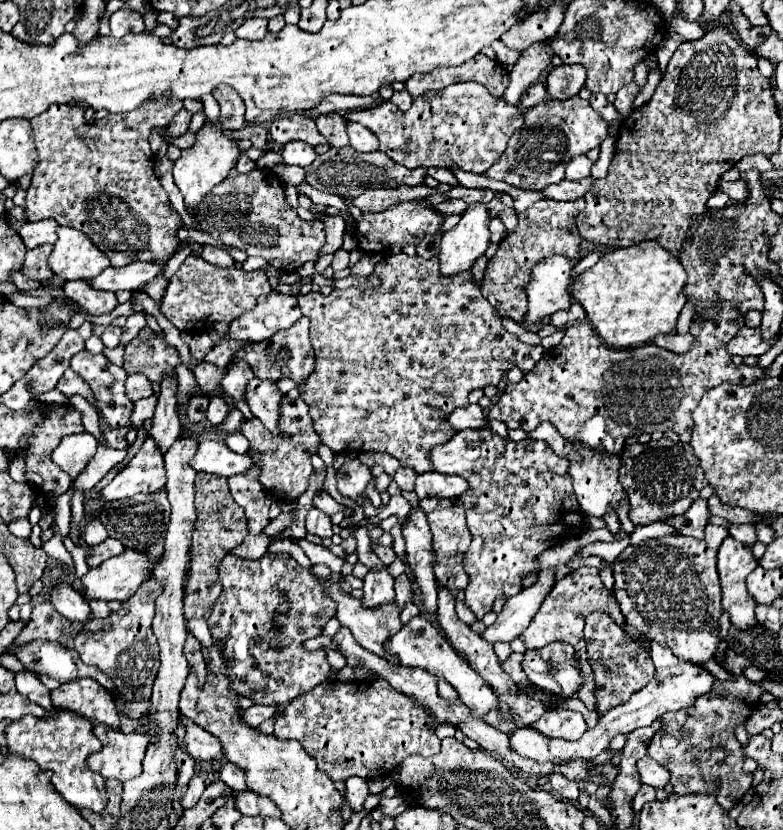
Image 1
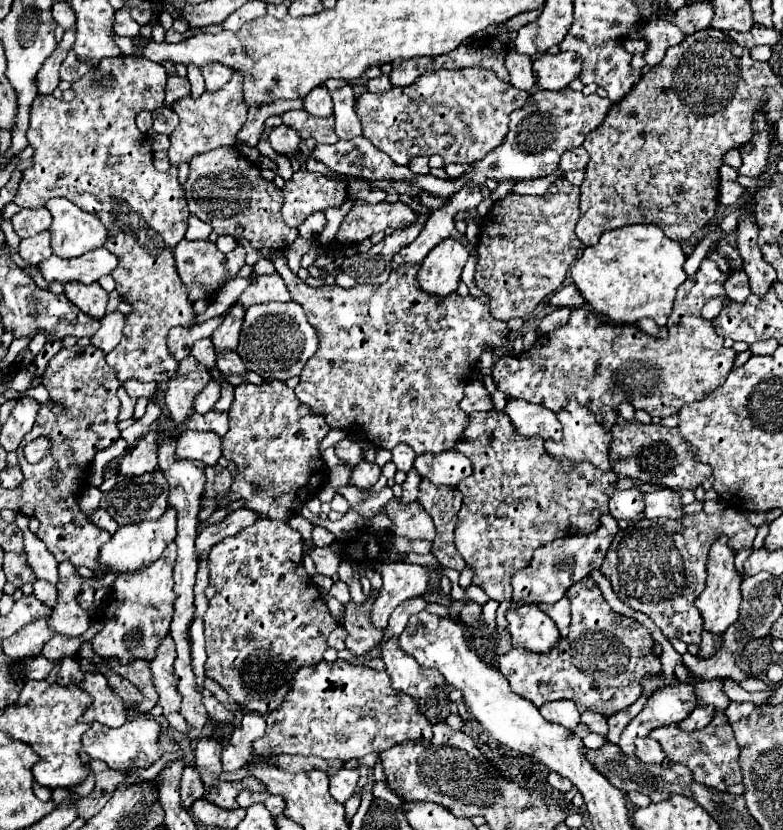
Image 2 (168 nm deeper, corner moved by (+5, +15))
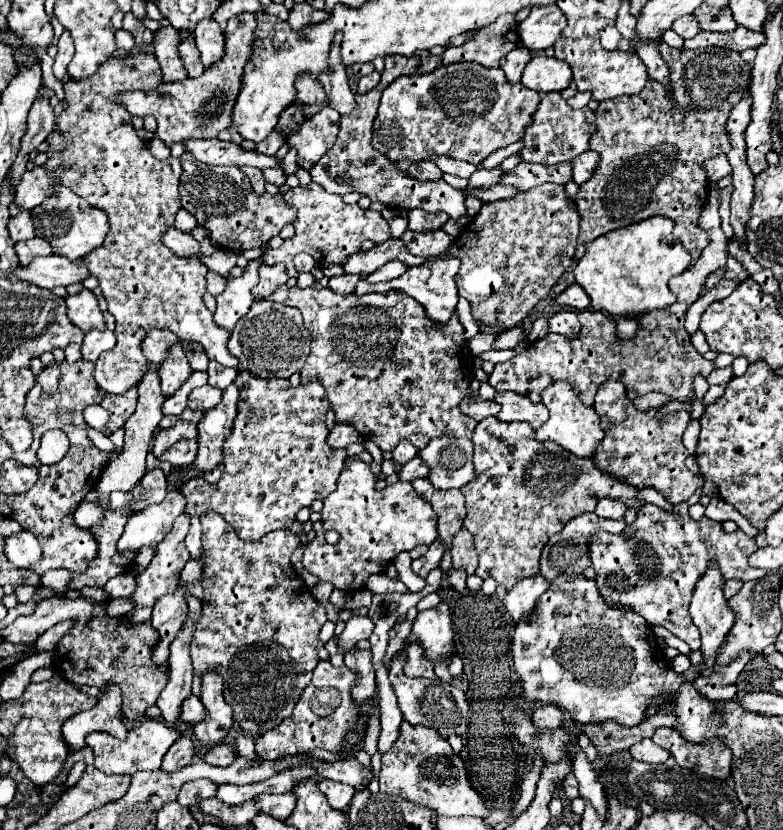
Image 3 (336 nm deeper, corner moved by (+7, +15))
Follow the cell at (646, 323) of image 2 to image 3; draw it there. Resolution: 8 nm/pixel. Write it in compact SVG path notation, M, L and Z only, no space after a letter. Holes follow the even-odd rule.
M616 319L616 335L622 339L632 339L640 331L640 323L636 319Z

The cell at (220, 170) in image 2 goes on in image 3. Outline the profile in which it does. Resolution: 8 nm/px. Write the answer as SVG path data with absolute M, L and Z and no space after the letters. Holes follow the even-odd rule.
M190 153L182 155L180 175L180 199L182 207L188 209L200 227L210 231L210 239L220 243L224 249L244 251L254 249L276 237L286 223L296 219L296 211L286 205L282 195L256 195L250 189L250 179L240 167L210 167L200 165Z

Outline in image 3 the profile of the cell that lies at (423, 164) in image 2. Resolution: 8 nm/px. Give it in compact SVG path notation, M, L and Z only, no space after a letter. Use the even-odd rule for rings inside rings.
M422 161L422 163L414 163L406 173L410 173L416 179L428 179L428 181L436 181L442 177L442 171L430 163L430 161Z

